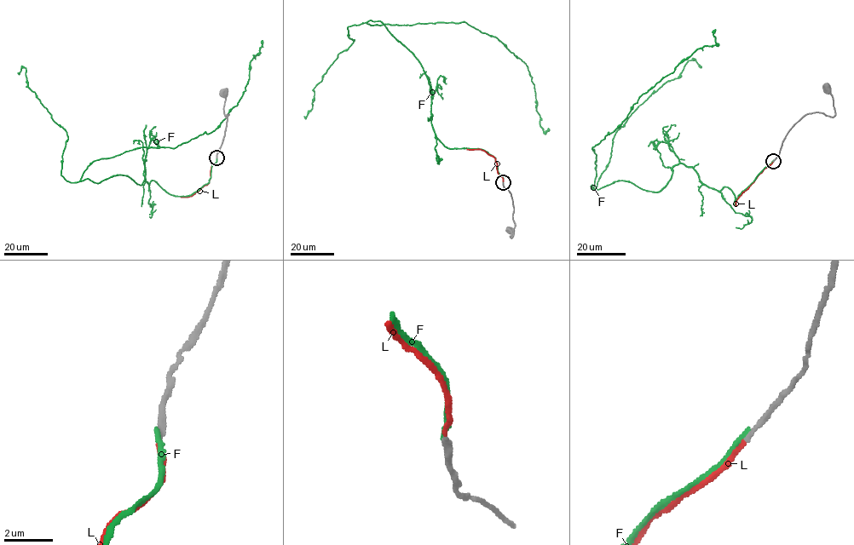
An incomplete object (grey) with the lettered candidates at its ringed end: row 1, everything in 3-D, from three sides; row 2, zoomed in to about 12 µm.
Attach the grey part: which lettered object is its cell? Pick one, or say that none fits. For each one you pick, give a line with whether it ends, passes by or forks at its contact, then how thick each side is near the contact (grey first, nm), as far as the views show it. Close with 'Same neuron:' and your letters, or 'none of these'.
L: it ends | 220/190 nm
Same neuron: L

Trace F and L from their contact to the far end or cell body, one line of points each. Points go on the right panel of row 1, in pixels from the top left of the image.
F: (774, 160), (735, 204), (682, 163), (655, 192), (591, 187), (595, 145), (715, 44), (715, 29)
L: (773, 161), (737, 198), (735, 204)

